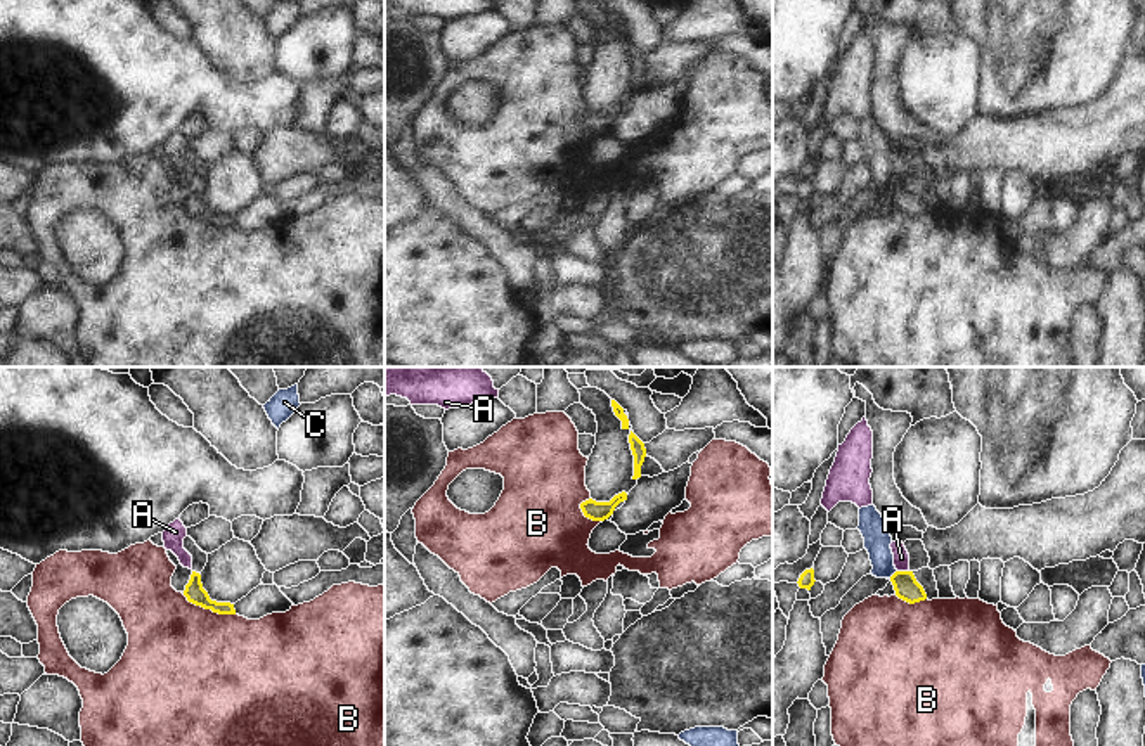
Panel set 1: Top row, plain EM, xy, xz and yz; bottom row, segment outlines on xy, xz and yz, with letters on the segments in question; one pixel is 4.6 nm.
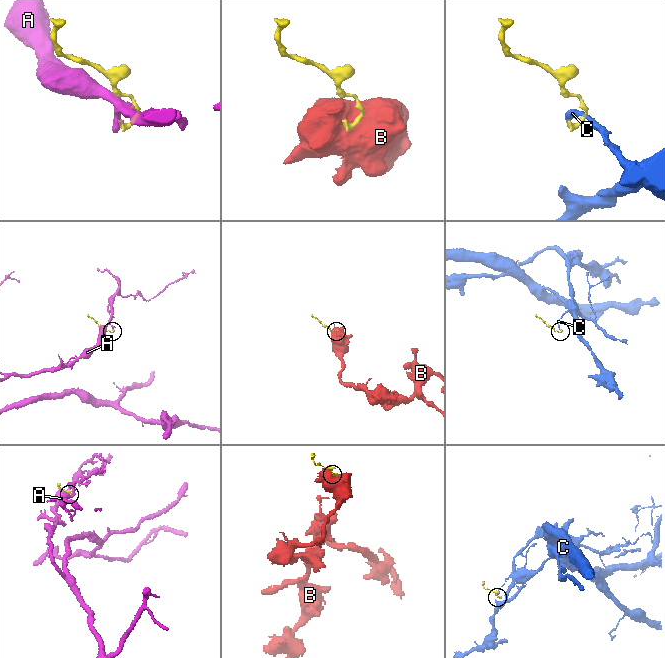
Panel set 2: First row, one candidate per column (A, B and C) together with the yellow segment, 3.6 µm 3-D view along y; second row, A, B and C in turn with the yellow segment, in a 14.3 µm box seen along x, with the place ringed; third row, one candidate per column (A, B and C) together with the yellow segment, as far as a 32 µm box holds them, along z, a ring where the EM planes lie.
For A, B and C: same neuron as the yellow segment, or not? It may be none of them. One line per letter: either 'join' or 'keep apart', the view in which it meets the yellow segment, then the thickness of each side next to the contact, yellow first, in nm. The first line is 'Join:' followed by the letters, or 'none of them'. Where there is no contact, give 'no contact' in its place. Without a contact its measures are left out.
Join: C
A: keep apart; contact in yz; calibres 120 and 80 nm
B: keep apart; contact in xy; calibres 90 and 480 nm
C: join; contact in yz; calibres 120 and 130 nm

